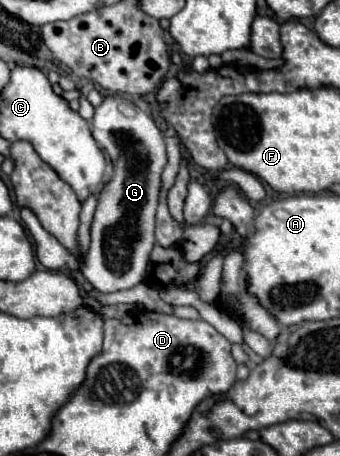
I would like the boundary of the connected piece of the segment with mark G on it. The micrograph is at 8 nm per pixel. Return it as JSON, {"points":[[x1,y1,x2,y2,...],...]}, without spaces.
{"points":[[105,96,95,108,91,132,97,144,111,156,115,174,99,192,91,226,91,248,87,256,83,256,81,272,99,292,129,290,143,282,149,252,155,244,155,208,161,172,167,164,165,140,151,116,119,96]]}

